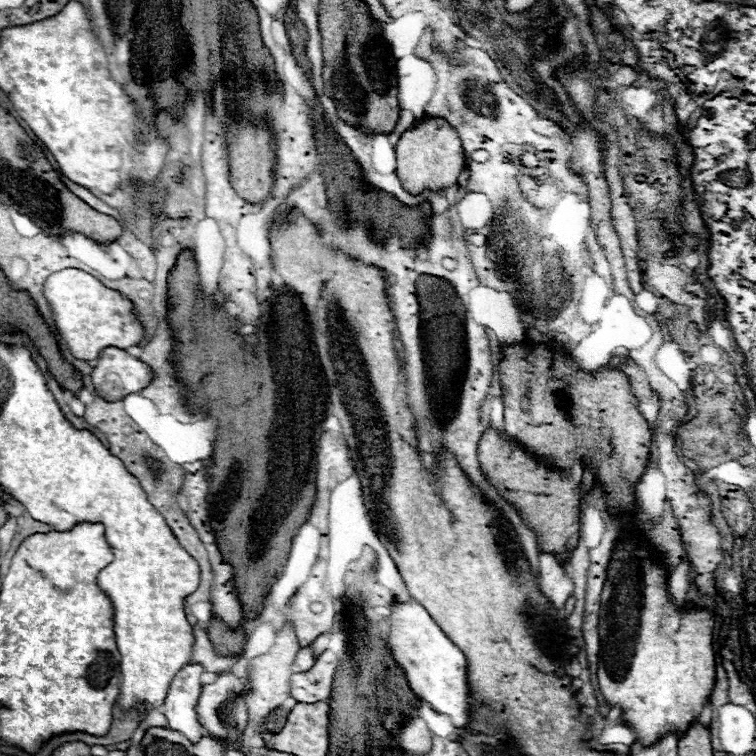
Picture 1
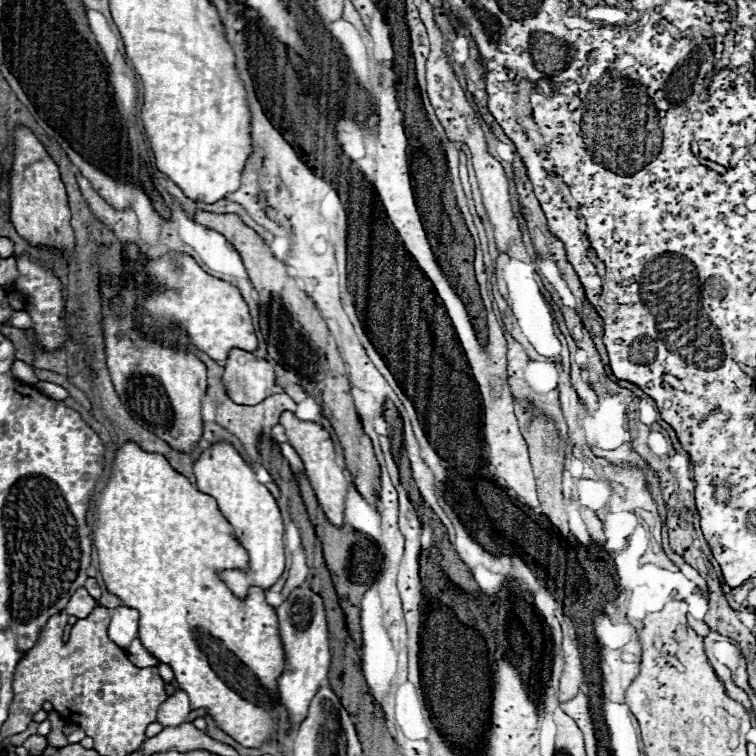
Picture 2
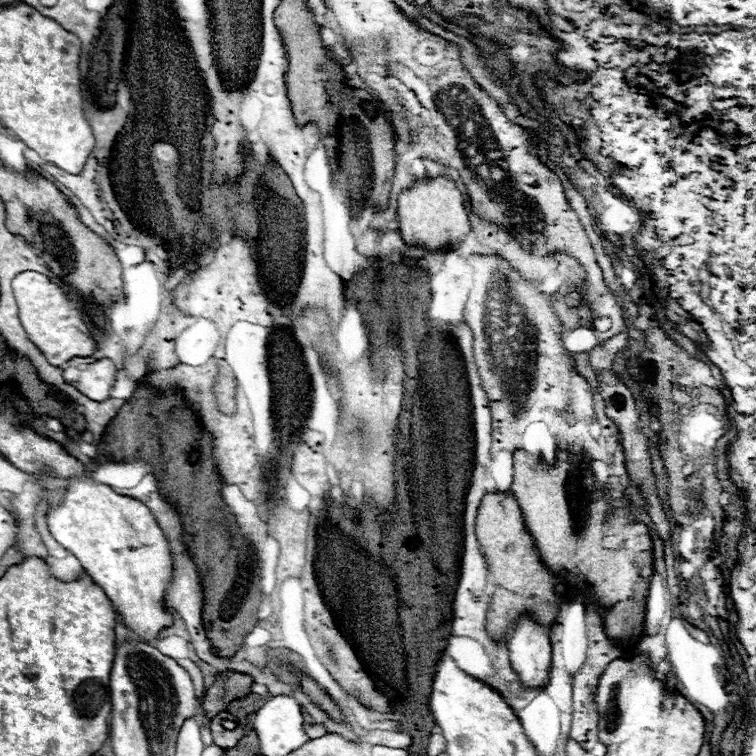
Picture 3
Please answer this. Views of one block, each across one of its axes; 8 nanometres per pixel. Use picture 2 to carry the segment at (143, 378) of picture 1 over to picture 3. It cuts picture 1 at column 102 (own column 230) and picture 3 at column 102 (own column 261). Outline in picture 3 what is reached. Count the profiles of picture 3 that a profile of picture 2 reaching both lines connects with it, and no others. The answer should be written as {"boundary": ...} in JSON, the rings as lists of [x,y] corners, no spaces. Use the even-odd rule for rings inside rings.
{"boundary":[[[72,358],[64,366],[64,378],[84,392],[90,400],[104,402],[110,398],[110,390],[116,384],[118,368],[112,360],[102,358]]]}

